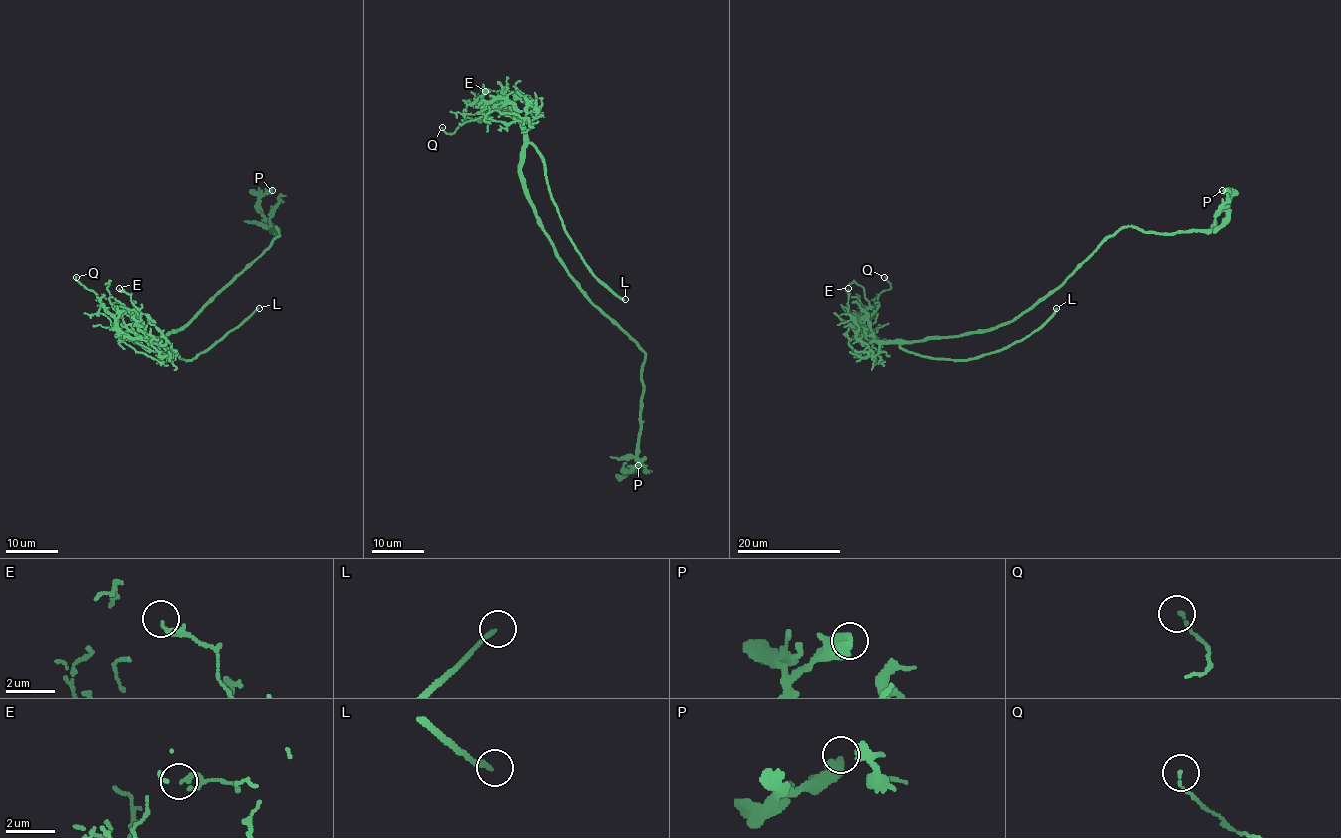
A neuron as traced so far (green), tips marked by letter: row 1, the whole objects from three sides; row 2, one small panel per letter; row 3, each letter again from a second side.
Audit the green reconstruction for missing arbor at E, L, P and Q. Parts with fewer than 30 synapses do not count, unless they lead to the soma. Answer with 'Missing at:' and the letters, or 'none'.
Missing at: L

